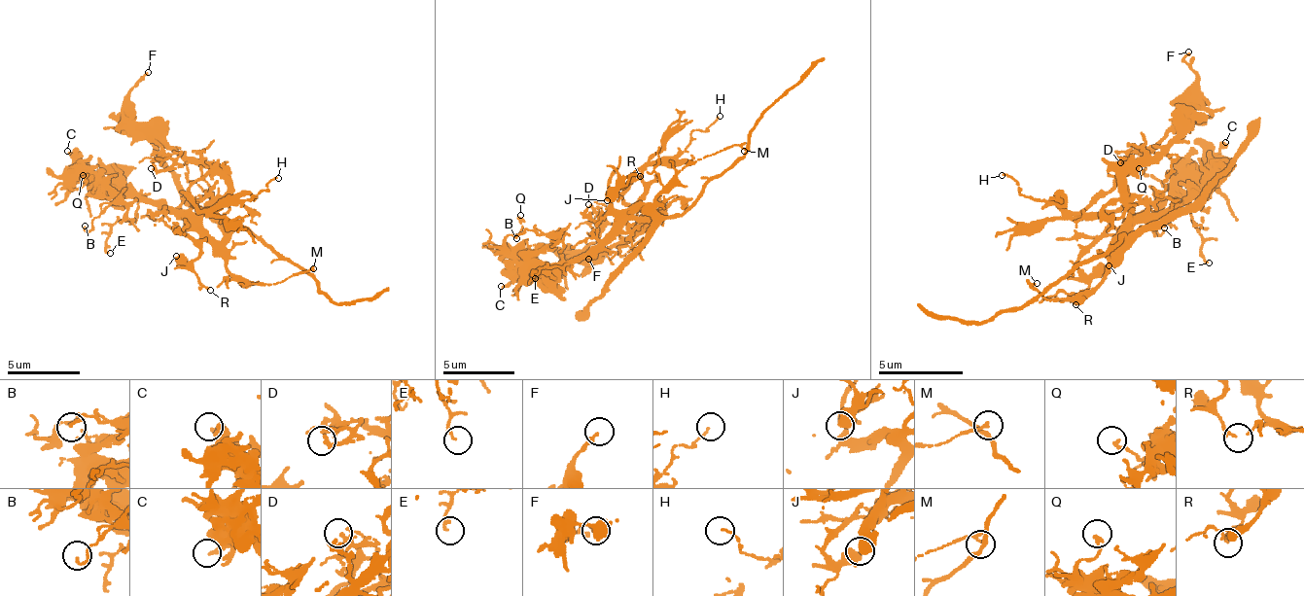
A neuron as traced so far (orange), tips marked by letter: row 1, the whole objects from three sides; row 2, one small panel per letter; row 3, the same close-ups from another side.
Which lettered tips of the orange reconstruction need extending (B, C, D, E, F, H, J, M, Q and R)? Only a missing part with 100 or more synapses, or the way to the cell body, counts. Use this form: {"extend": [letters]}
{"extend": []}

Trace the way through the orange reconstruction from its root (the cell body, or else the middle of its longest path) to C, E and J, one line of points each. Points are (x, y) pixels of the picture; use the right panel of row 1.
C: (1124, 233), (1126, 241), (1118, 250), (1119, 240), (1138, 223), (1151, 223), (1191, 191), (1192, 178), (1225, 142)
E: (1124, 233), (1118, 250), (1138, 223), (1184, 204), (1209, 262)
J: (1124, 233), (1126, 241), (1118, 249), (1121, 235), (1104, 235), (1076, 262), (1086, 274), (1100, 274), (1109, 265)

